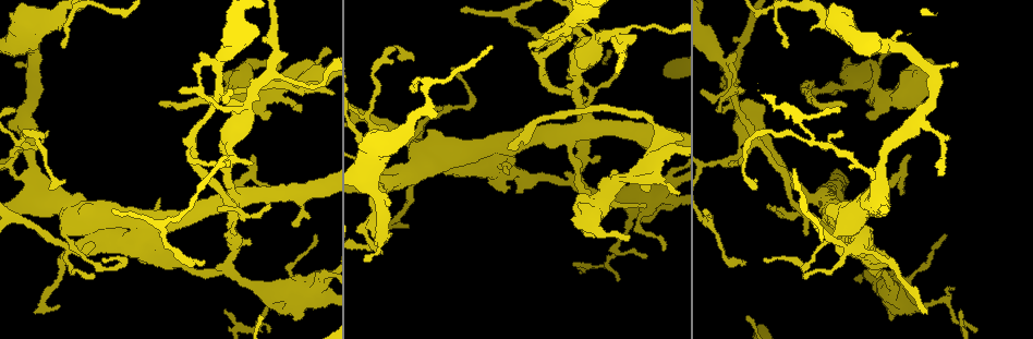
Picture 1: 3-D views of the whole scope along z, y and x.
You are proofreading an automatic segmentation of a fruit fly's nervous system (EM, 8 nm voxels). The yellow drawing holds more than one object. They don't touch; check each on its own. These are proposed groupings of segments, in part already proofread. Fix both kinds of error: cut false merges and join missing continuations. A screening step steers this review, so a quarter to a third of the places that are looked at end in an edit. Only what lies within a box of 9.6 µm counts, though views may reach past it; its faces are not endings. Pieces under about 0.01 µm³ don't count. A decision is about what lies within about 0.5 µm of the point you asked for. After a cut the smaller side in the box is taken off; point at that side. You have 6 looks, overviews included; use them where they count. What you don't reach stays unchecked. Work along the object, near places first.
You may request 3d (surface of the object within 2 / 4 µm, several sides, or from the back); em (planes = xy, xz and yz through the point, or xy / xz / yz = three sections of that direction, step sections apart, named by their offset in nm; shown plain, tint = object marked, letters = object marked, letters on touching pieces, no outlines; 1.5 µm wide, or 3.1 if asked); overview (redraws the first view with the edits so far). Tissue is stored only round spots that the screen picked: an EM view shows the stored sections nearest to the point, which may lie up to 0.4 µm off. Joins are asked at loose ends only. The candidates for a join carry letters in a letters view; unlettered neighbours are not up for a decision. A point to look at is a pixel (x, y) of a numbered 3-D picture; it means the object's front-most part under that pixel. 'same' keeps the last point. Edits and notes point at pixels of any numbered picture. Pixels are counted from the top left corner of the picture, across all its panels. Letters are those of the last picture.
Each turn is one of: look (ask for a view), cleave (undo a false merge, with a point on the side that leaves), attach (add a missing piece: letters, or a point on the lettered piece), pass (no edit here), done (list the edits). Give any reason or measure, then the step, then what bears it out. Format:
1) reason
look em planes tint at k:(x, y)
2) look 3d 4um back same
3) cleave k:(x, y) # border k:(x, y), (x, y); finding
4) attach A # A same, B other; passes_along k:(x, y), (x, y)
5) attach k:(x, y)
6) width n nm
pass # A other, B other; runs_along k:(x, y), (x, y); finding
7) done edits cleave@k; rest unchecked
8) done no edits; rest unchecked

an open end
look 3d 2um at 1:(293, 224)

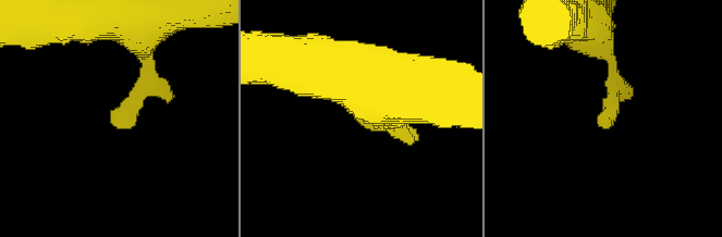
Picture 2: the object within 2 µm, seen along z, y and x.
look em xy step 8 tint at 2:(610, 122)

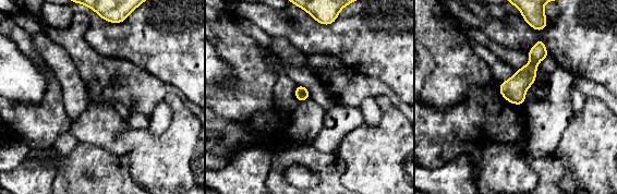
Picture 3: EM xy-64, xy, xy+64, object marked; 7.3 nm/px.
cut it another way
look em planes letters same

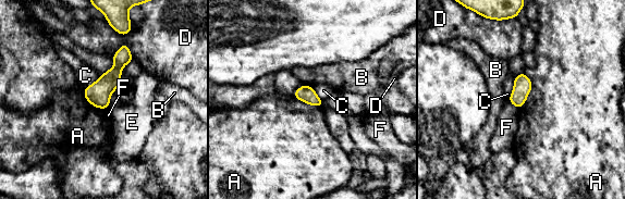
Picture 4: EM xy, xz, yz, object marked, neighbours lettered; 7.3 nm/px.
pass # A other, B other, C other, D other, E other, F other; runs_along 4:(124, 46), (100, 91), (100, 106); no lettered piece goes on from it

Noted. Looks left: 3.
an open end
look 3d 2um back at 1:(407, 223)

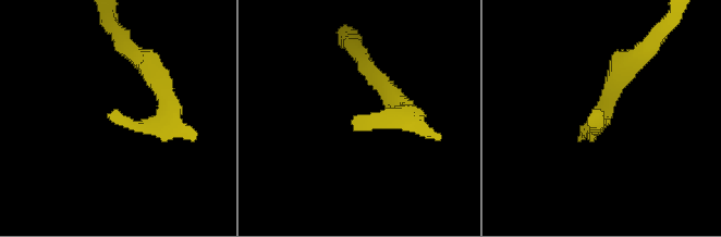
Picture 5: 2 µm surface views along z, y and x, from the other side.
now the EM
look em planes letters at 5:(113, 112)

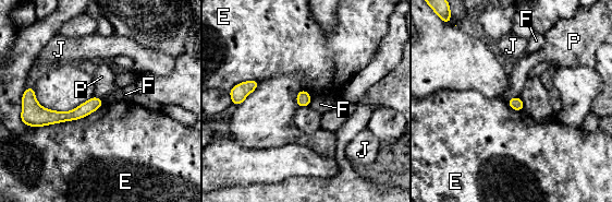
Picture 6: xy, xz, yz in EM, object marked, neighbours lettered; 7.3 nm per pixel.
pass # E other, F other, J other, P other; border 6:(518, 96), (513, 96), (506, 100); no lettered piece goes on from it

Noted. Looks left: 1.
done no edits; rest unchecked

